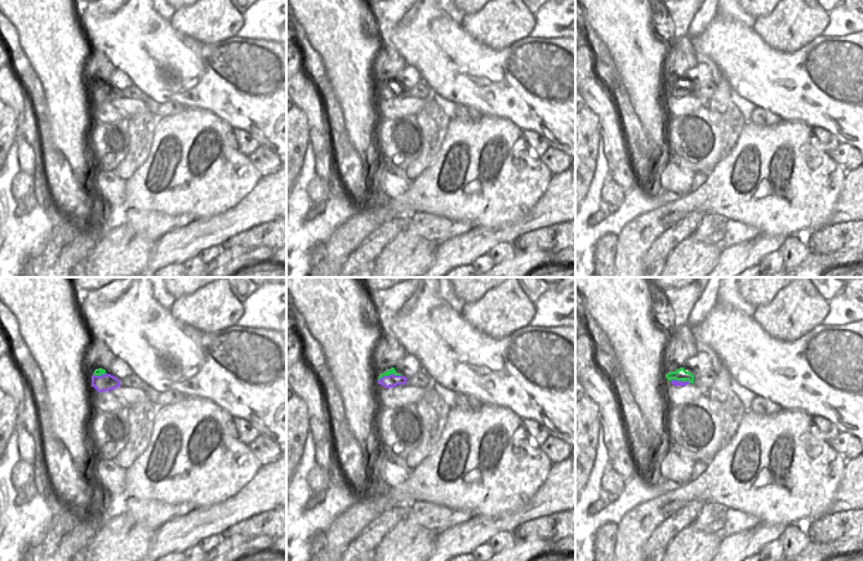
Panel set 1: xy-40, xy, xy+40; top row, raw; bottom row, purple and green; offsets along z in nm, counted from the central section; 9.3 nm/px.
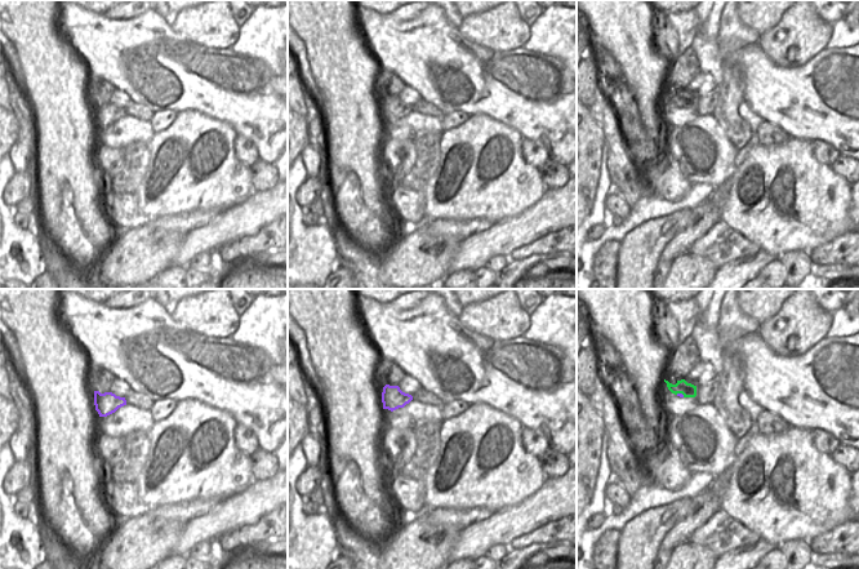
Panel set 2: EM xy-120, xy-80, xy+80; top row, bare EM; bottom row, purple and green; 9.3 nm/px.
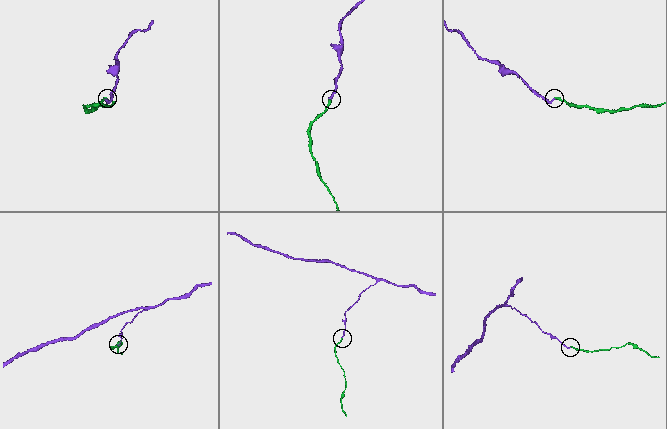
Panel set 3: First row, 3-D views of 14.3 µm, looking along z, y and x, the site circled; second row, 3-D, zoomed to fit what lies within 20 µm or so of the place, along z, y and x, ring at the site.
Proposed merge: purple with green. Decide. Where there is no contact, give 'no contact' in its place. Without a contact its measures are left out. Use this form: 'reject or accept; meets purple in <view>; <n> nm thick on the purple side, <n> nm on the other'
accept; meets purple in xy; 120 nm thick on the purple side, 50 nm on the other

